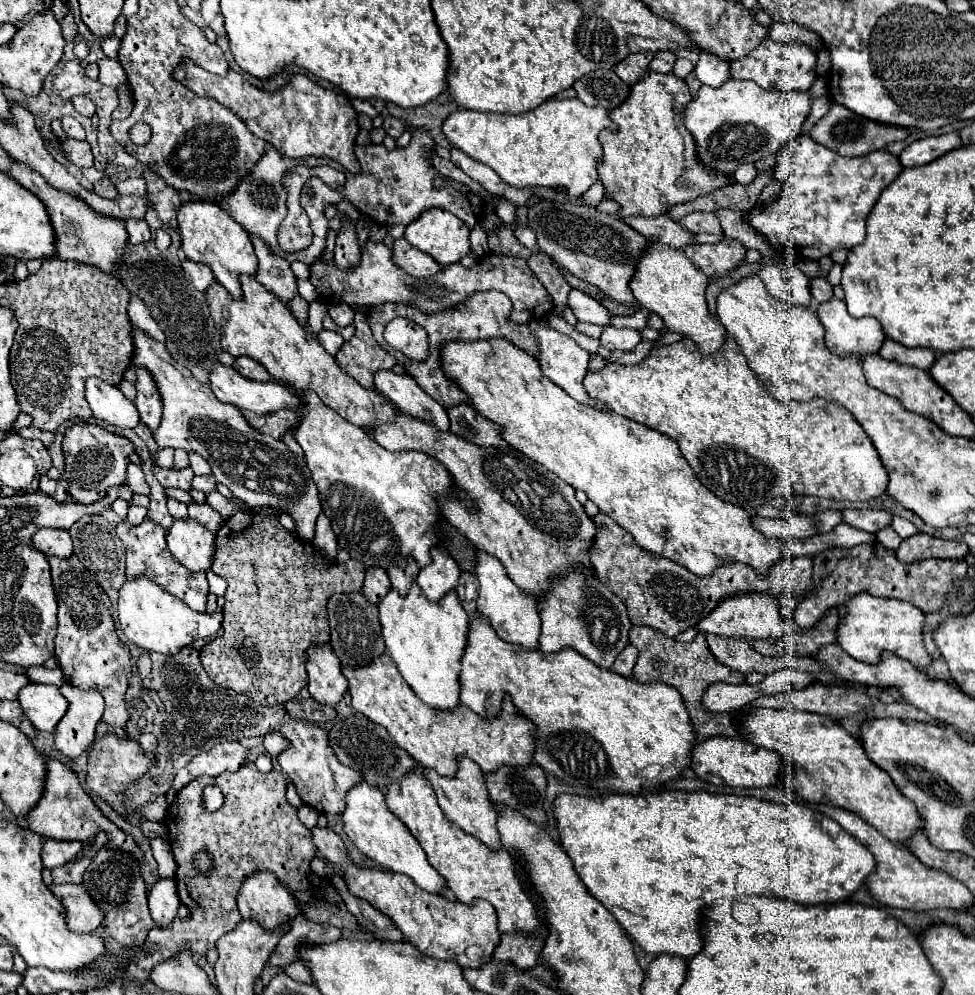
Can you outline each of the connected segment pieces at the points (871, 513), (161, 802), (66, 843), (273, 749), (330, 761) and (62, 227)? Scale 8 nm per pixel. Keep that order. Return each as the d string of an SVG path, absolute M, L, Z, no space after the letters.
M843 510L843 522L847 522L853 528L865 530L865 532L877 532L885 526L889 526L891 514L883 510Z
M157 798L155 800L155 806L145 806L143 808L143 816L147 818L147 820L153 820L153 822L163 822L163 818L165 818L165 812L167 812L167 800L165 798Z
M47 838L41 850L41 858L45 868L57 868L63 866L67 862L71 862L79 852L81 852L83 844L79 840L51 840Z
M273 732L273 736L267 736L267 738L263 740L263 746L265 746L267 754L275 756L275 754L285 746L285 742L281 740L281 736L277 736L277 732Z
M289 720L281 726L279 734L289 742L289 748L277 754L277 762L295 784L299 798L307 806L317 808L323 814L341 814L345 810L345 792L353 788L353 784L359 784L361 776L357 776L357 772L353 772L351 768L345 768L333 756L333 752L329 752L327 732L309 722Z
M15 162L11 168L11 176L25 186L29 192L33 192L47 208L51 226L55 230L55 248L57 248L57 258L61 260L77 260L83 264L93 264L99 266L103 272L111 272L115 268L115 260L123 254L123 246L127 244L127 230L125 222L113 220L109 216L101 216L93 212L85 202L77 200L73 194L67 192L57 192L51 188L37 172L25 168L23 164Z

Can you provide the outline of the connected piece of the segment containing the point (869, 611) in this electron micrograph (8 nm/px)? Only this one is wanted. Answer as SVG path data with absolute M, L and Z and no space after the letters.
M861 592L861 594L849 598L845 604L839 604L837 616L839 616L837 644L841 644L841 648L849 656L853 656L861 662L877 664L879 654L883 650L887 650L887 652L893 652L899 658L911 662L919 670L929 666L931 656L925 652L923 636L921 636L923 612L917 606L907 604L905 600L879 598L879 596L871 596L869 592Z

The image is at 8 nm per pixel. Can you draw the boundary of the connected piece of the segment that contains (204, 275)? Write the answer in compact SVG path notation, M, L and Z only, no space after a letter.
M185 258L185 260L181 260L181 268L183 268L183 276L187 280L191 280L193 286L197 290L201 290L201 292L207 290L215 282L213 272L209 272L209 268L205 264L201 264L201 262L193 262L193 260Z

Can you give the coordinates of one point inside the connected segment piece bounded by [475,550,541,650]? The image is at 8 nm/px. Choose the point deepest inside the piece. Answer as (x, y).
(514, 616)

